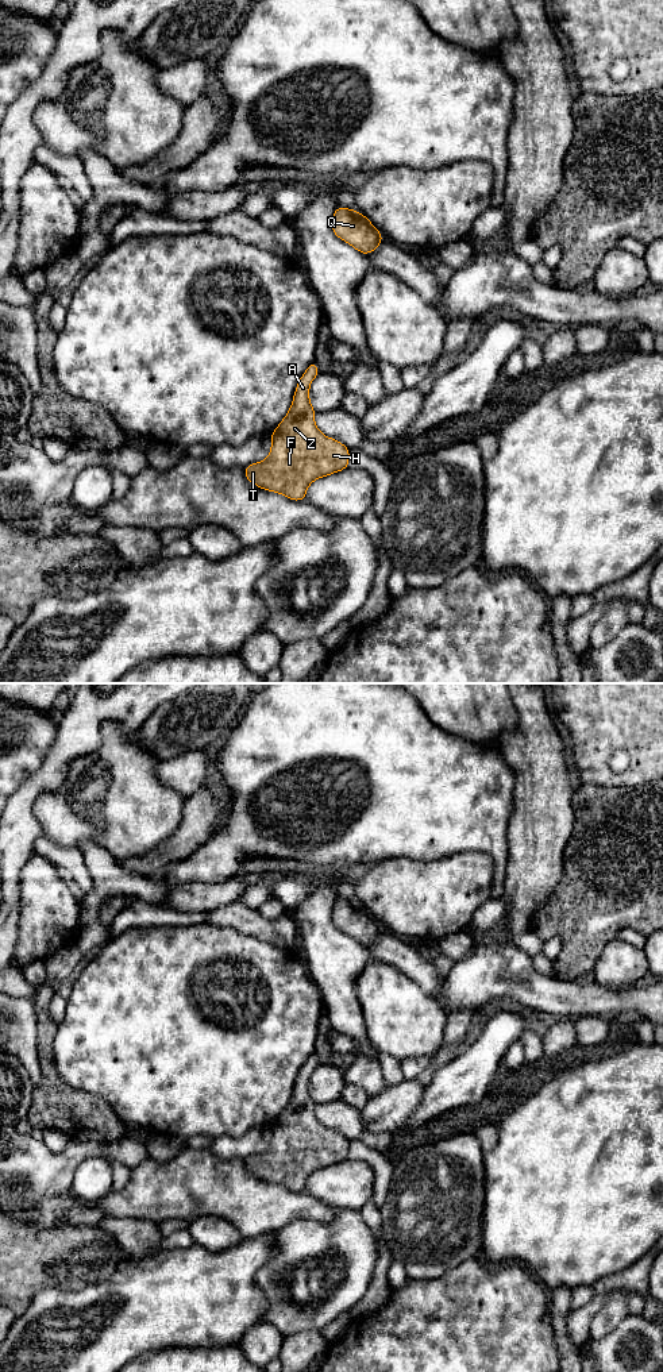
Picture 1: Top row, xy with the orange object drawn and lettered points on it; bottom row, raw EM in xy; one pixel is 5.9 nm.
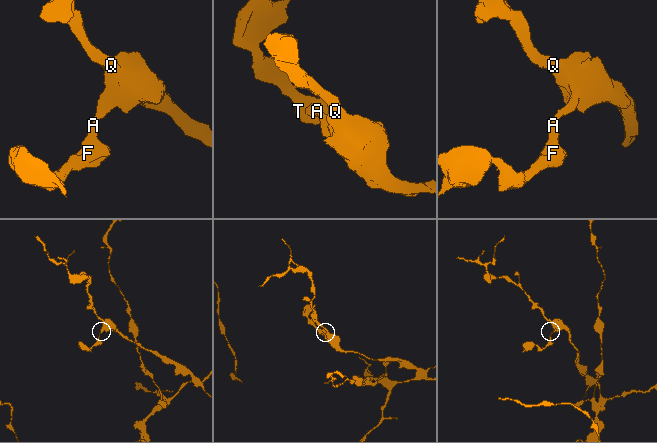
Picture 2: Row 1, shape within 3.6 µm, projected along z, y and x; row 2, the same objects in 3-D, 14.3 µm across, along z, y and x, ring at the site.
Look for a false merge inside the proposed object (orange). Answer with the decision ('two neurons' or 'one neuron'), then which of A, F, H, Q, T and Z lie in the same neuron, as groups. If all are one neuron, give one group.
one neuron; groups A F H Q T Z

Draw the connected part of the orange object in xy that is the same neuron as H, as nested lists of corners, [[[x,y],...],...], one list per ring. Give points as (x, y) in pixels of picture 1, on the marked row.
[[[313,361],[297,384],[288,415],[271,432],[269,456],[244,467],[251,483],[294,501],[305,498],[315,479],[348,467],[350,448],[323,435],[315,424],[309,386],[319,374]]]

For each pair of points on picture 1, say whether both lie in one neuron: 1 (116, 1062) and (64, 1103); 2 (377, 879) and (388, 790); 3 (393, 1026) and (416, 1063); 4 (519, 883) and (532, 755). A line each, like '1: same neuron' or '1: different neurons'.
1: different neurons
2: different neurons
3: different neurons
4: same neuron

